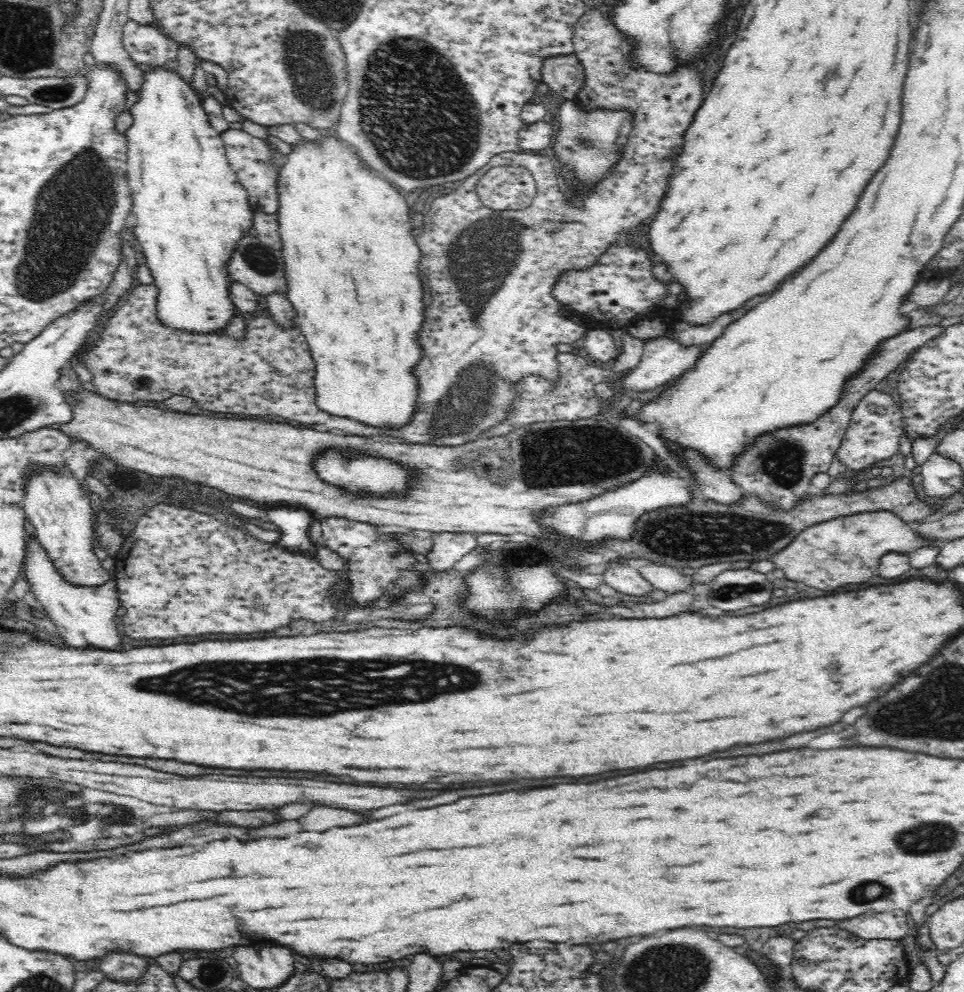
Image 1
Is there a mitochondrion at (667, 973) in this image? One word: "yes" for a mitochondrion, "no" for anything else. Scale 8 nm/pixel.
yes

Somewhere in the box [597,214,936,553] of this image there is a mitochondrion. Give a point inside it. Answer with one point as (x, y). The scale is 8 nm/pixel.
(784, 458)

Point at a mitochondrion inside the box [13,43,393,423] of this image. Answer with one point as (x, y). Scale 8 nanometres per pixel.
(76, 209)

